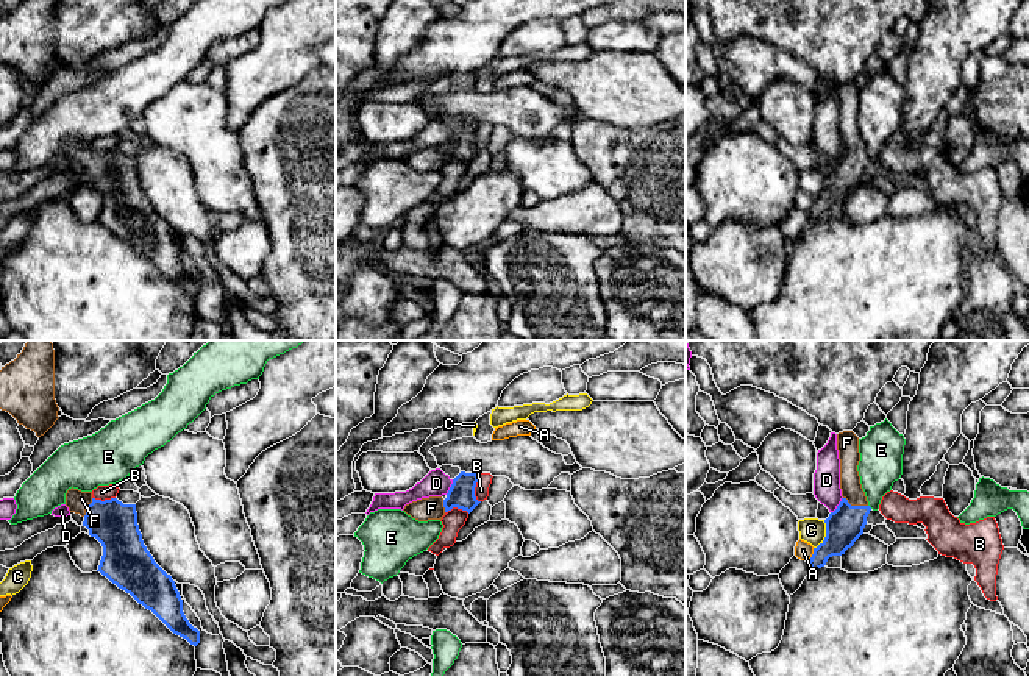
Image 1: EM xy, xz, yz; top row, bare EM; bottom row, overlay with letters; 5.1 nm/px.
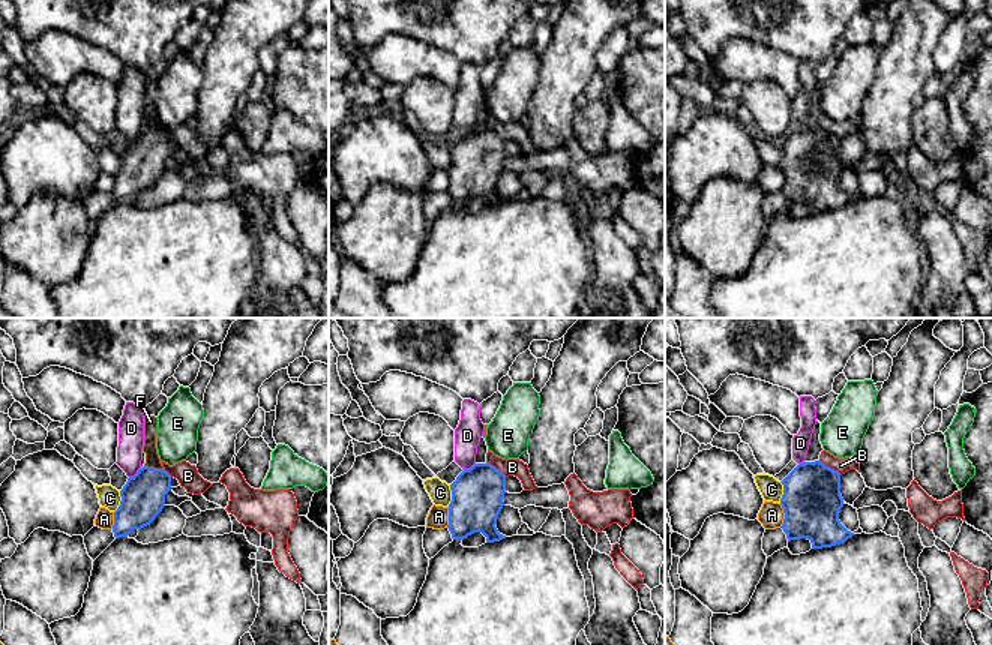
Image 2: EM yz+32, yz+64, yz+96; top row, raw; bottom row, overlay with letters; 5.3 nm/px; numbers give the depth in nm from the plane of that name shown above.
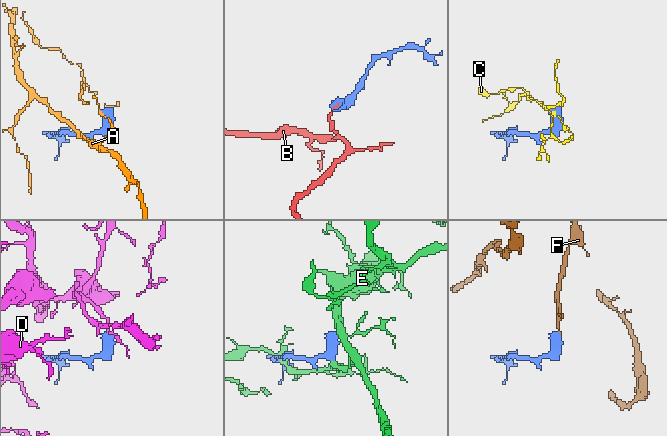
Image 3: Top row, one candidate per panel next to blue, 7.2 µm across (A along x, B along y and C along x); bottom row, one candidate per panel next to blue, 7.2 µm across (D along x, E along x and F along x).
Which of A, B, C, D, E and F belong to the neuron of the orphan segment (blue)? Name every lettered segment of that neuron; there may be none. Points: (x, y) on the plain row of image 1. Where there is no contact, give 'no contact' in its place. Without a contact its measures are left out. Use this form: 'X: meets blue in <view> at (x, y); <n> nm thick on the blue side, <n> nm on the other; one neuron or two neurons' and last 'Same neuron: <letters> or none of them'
A: meets blue in yz at (812, 205); 190 nm thick on the blue side, 90 nm on the other; two neurons
B: meets blue in xz at (473, 139); 140 nm thick on the blue side, 80 nm on the other; two neurons
C: meets blue in yz at (826, 185); 190 nm thick on the blue side, 130 nm on the other; two neurons
D: meets blue in yz at (839, 155); 190 nm thick on the blue side, 140 nm on the other; two neurons
E: no contact; two neurons
F: meets blue in yz at (856, 156); 190 nm thick on the blue side, 110 nm on the other; one neuron
Same neuron: F

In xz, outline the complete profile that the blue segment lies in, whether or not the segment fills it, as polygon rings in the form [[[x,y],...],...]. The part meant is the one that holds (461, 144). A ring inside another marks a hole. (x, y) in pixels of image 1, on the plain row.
[[[461,122],[447,144],[447,148],[429,147],[412,151],[404,156],[404,162],[418,172],[442,170],[453,158],[468,164],[481,153],[475,147],[475,137],[479,125]]]

